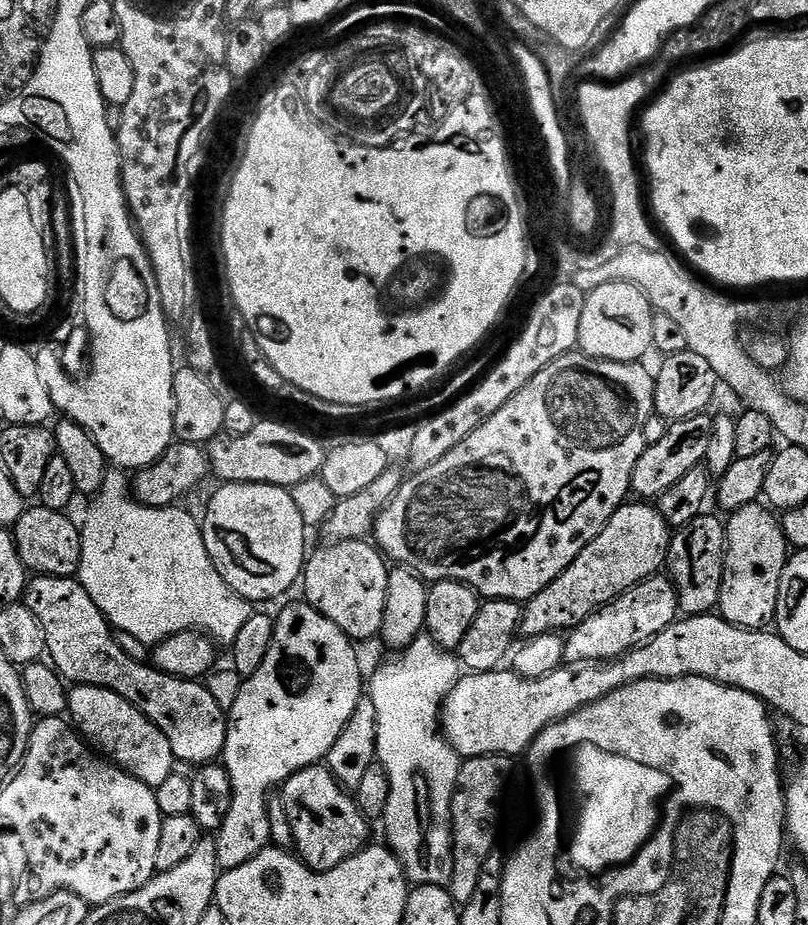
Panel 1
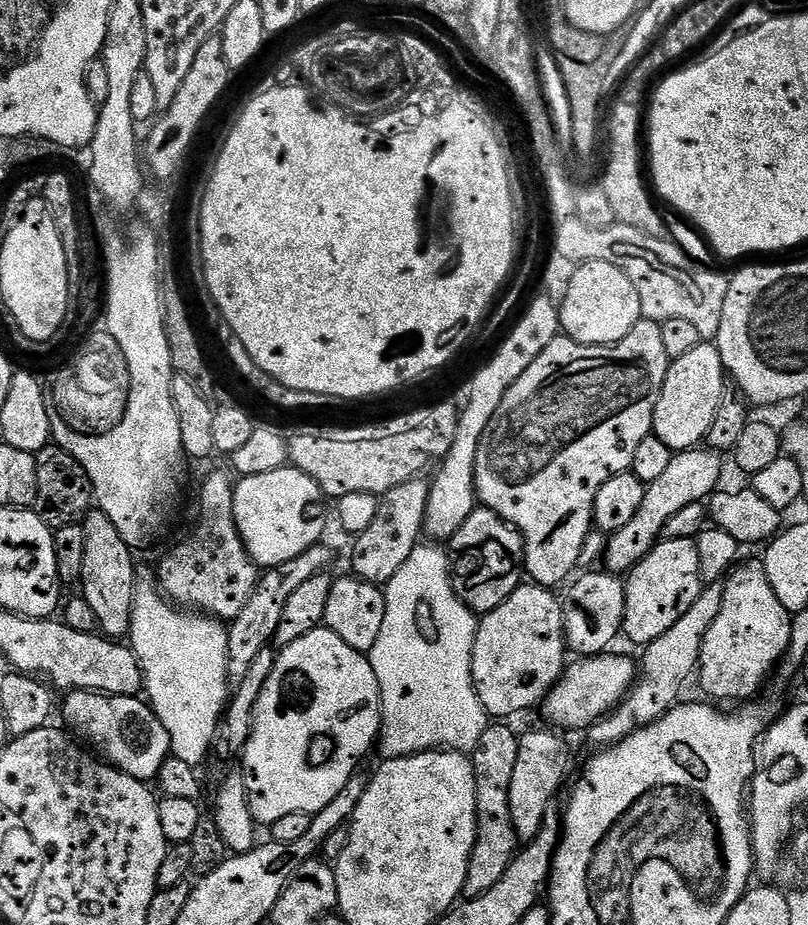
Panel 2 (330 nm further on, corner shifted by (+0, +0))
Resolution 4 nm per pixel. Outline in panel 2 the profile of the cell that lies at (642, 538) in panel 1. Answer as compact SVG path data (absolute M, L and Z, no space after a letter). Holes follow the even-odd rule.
M697 446L688 449L687 452L675 453L670 462L670 467L662 473L653 484L647 485L642 498L642 506L634 518L622 530L611 533L607 537L608 553L604 560L607 571L613 574L627 574L632 567L661 539L666 522L691 504L698 504L707 501L712 493L721 487L720 475L724 472L724 464L721 453L713 452L704 446Z

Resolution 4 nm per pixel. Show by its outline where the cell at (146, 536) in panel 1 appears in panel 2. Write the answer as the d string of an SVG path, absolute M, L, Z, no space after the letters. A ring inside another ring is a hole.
M140 578L136 581L127 639L144 675L143 695L146 697L146 703L166 728L166 734L170 734L171 755L190 765L200 766L200 763L207 758L212 744L214 748L224 709L230 699L226 670L228 630L221 621L211 616L181 610L165 599L159 587L151 579L149 580Z

